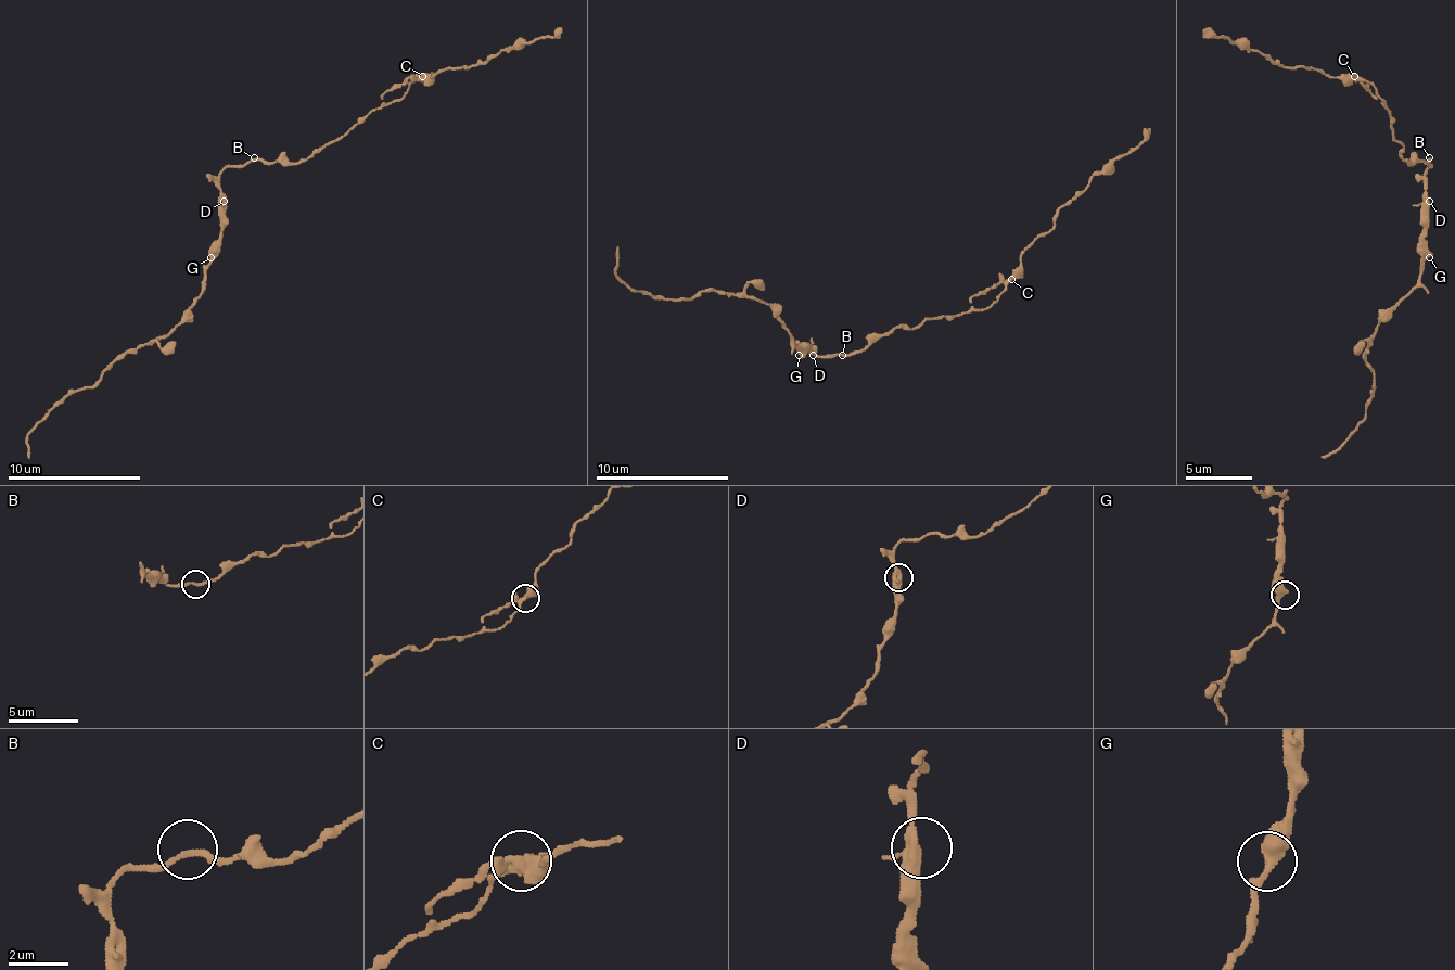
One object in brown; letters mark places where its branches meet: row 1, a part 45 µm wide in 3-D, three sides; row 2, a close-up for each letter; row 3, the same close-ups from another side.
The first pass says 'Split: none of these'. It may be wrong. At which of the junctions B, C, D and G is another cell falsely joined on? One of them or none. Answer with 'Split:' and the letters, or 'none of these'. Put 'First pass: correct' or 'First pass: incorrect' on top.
First pass: correct
Split: none of these

